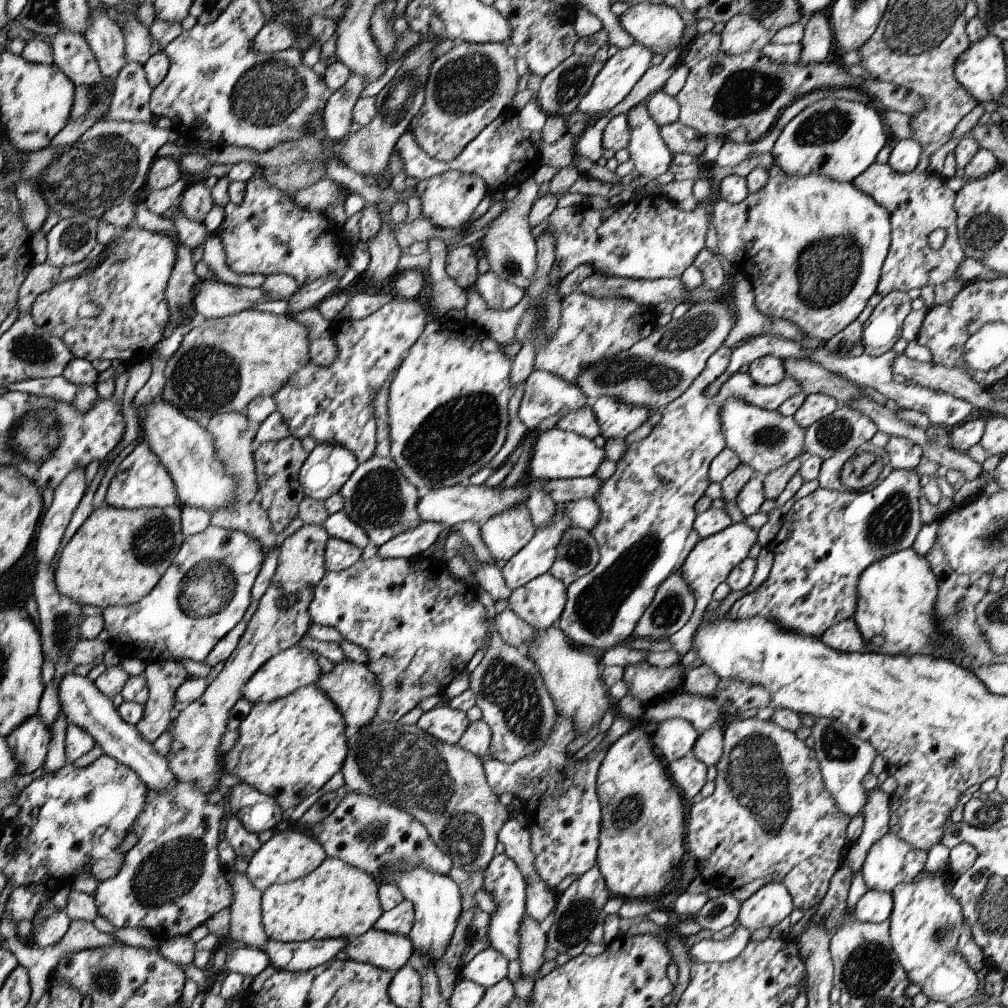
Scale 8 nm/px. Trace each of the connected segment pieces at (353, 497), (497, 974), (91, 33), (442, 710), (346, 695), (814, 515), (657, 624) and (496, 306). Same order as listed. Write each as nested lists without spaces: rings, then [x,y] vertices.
[[[374,456],[368,462],[359,464],[341,488],[340,494],[344,498],[344,512],[366,531],[369,544],[376,548],[380,548],[400,532],[423,522],[416,510],[416,504],[421,498],[418,496],[418,489],[410,484],[392,457]]]
[[[486,948],[464,965],[460,977],[488,989],[508,977],[509,961],[494,948]]]
[[[102,7],[91,8],[91,13],[90,26],[83,36],[90,44],[104,78],[115,84],[120,70],[127,62],[124,34]]]
[[[446,704],[424,711],[417,725],[438,741],[456,745],[470,723],[471,720],[464,711],[456,710]]]
[[[345,660],[336,663],[332,670],[322,672],[315,685],[326,693],[343,713],[347,723],[347,736],[351,737],[359,728],[369,725],[376,716],[377,706],[381,704],[381,693],[377,680],[364,663]]]
[[[894,469],[870,492],[851,489],[846,492],[818,487],[796,502],[791,502],[781,517],[778,540],[771,546],[774,561],[768,578],[754,591],[737,600],[727,616],[732,621],[764,617],[774,621],[782,631],[820,639],[832,625],[853,618],[857,609],[857,588],[861,574],[873,562],[906,550],[922,528],[919,498],[922,496],[920,477],[915,469]]]
[[[681,572],[672,573],[660,584],[650,606],[638,621],[631,639],[668,639],[688,622],[694,604],[694,593],[684,582]]]
[[[488,271],[484,274],[477,274],[475,291],[493,310],[509,310],[514,308],[524,297],[525,292],[515,286],[500,279],[498,274]]]

